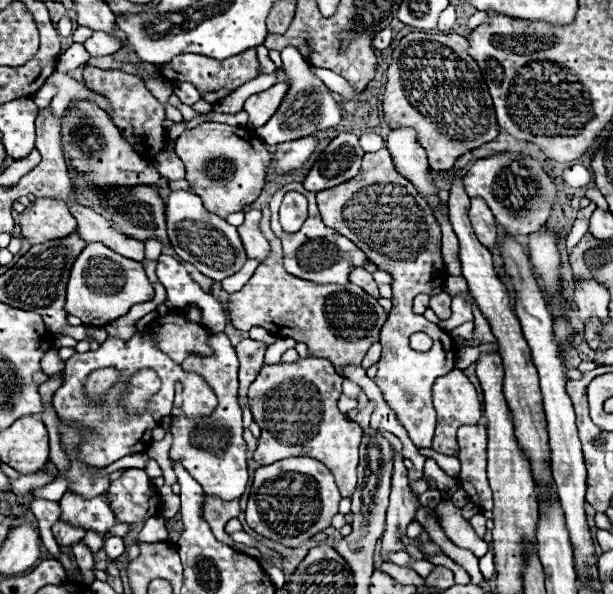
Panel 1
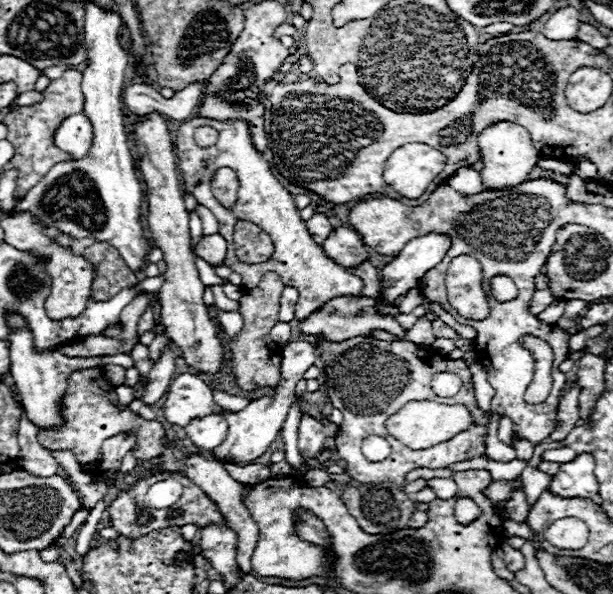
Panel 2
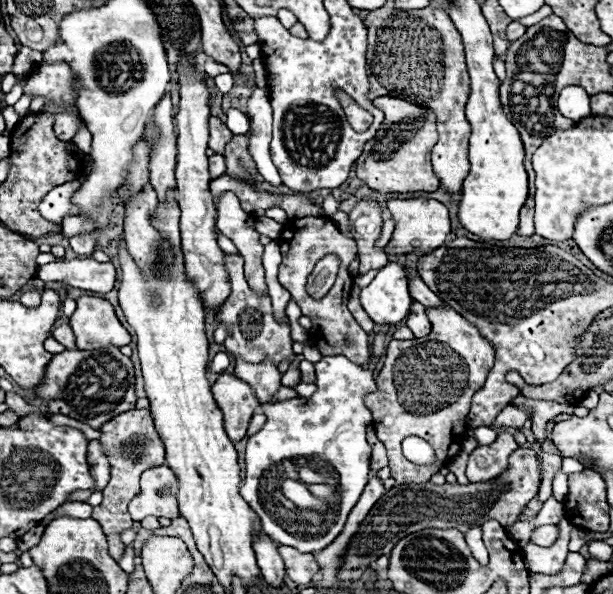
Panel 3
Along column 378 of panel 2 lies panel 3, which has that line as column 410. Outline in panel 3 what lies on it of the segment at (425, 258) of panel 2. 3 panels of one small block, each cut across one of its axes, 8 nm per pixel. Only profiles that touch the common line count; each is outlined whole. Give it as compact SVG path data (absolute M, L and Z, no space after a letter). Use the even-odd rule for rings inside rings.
M388 262L376 274L372 284L360 290L360 302L376 324L384 326L400 322L412 304L406 268L398 262Z

